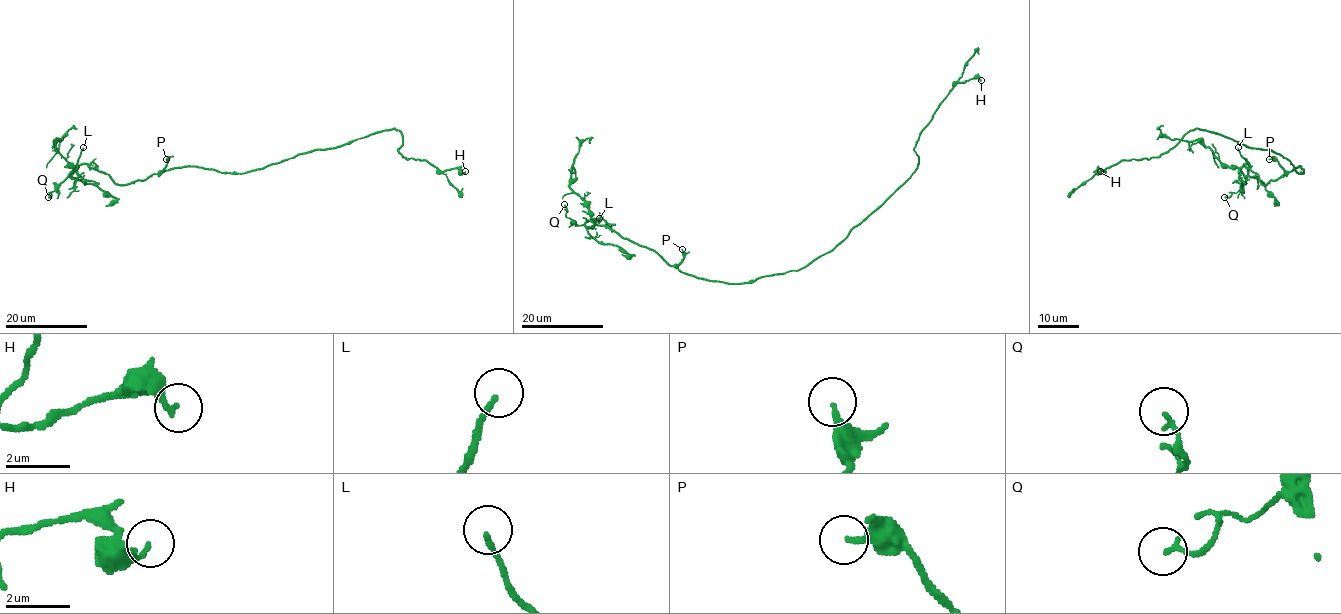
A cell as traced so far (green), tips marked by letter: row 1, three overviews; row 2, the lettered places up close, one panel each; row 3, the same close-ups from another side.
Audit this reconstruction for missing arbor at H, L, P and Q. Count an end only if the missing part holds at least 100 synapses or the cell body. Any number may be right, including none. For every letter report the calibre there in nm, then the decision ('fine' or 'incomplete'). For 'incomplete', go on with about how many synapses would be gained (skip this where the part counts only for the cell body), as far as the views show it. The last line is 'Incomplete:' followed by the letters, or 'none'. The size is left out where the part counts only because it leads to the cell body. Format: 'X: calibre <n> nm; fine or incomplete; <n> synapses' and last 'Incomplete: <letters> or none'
H: calibre 170 nm; fine
L: calibre 150 nm; incomplete
P: calibre 260 nm; fine
Q: calibre 130 nm; fine
Incomplete: L

